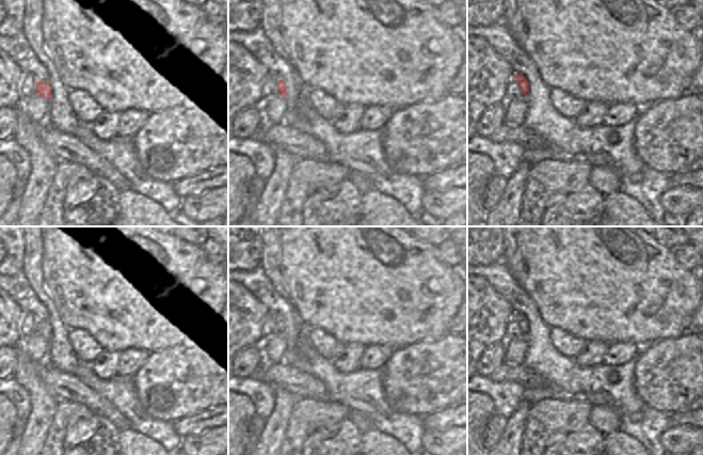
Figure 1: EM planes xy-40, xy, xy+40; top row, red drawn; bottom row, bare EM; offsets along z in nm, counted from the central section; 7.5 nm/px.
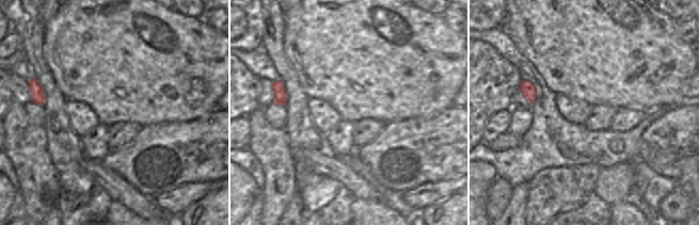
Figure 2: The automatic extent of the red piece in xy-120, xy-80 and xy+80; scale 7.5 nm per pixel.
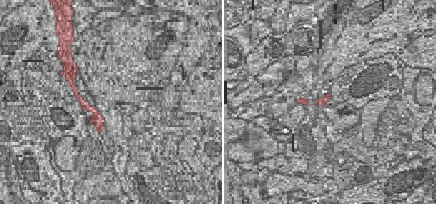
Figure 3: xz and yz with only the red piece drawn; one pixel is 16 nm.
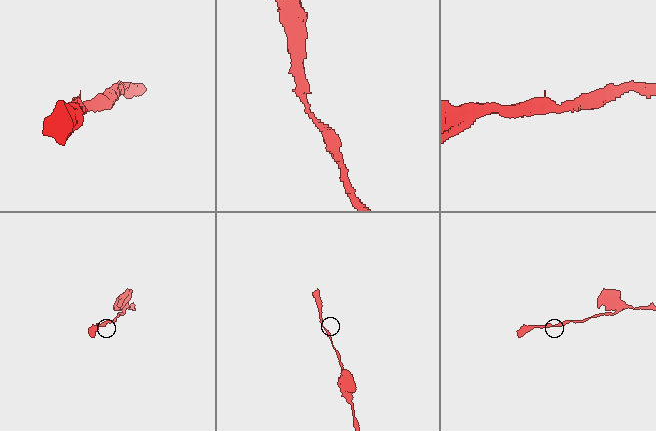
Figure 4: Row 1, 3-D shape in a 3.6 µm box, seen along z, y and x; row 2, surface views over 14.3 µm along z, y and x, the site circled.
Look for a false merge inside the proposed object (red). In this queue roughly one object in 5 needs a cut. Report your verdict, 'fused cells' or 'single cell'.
single cell

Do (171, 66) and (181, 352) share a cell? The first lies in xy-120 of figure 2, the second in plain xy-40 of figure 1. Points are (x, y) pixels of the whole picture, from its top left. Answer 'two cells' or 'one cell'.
two cells

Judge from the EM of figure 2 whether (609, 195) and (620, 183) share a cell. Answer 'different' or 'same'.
same

